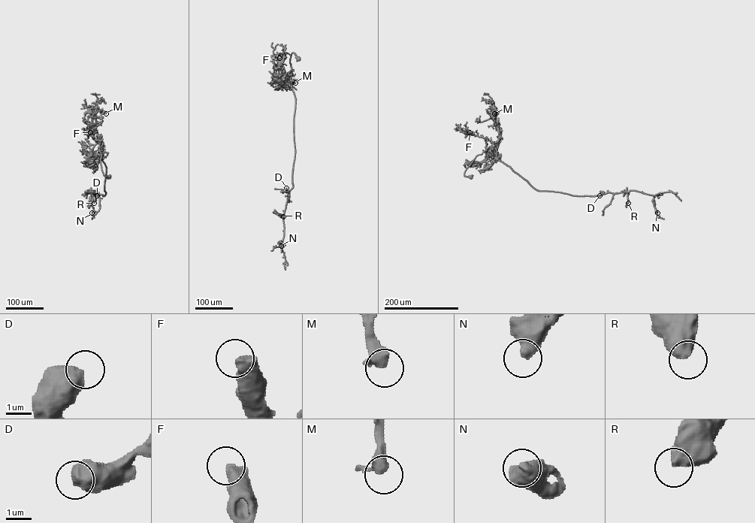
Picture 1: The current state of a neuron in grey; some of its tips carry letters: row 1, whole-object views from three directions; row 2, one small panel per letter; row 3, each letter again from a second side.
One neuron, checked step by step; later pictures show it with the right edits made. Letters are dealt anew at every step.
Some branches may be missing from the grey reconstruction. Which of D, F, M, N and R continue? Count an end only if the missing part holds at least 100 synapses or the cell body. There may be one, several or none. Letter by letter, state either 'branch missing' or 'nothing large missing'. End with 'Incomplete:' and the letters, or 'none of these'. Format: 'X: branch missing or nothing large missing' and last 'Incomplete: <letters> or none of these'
D: nothing large missing
F: branch missing
M: nothing large missing
N: nothing large missing
R: nothing large missing
Incomplete: F

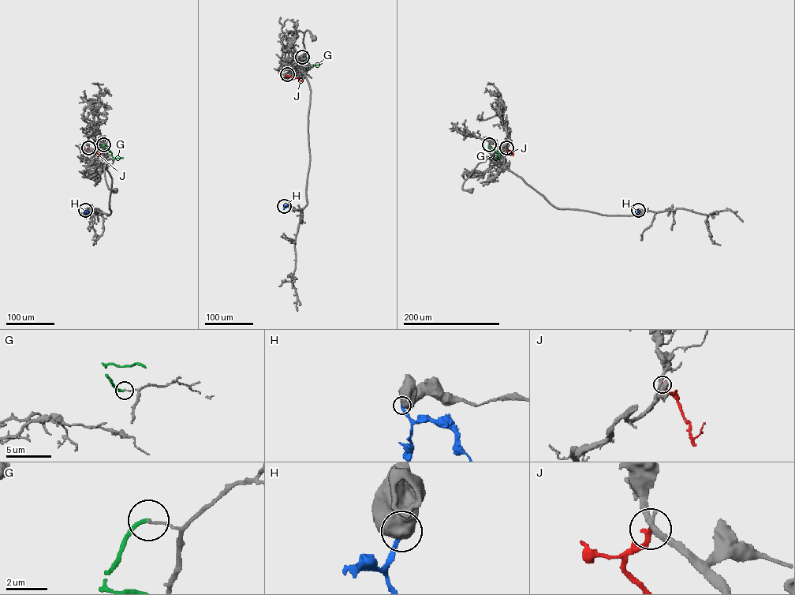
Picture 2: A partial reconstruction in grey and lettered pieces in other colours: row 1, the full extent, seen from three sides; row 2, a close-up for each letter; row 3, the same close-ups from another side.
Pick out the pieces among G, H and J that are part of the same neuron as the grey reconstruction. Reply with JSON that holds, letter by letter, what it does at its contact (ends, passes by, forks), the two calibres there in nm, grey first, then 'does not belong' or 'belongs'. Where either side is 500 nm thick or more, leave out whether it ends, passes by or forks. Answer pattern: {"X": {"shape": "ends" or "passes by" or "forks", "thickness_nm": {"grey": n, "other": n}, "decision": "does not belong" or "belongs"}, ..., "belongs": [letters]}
{"G": {"shape": "ends", "thickness_nm": {"grey": 100, "other": 170}, "decision": "does not belong"}, "H": {"thickness_nm": {"grey": 800, "other": 240}, "decision": "does not belong"}, "J": {"shape": "ends", "thickness_nm": {"grey": 280, "other": 280}, "decision": "does not belong"}, "belongs": []}

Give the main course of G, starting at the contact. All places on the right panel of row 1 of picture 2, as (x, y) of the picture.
G: (489, 144), (489, 147), (499, 155), (498, 159), (495, 158)

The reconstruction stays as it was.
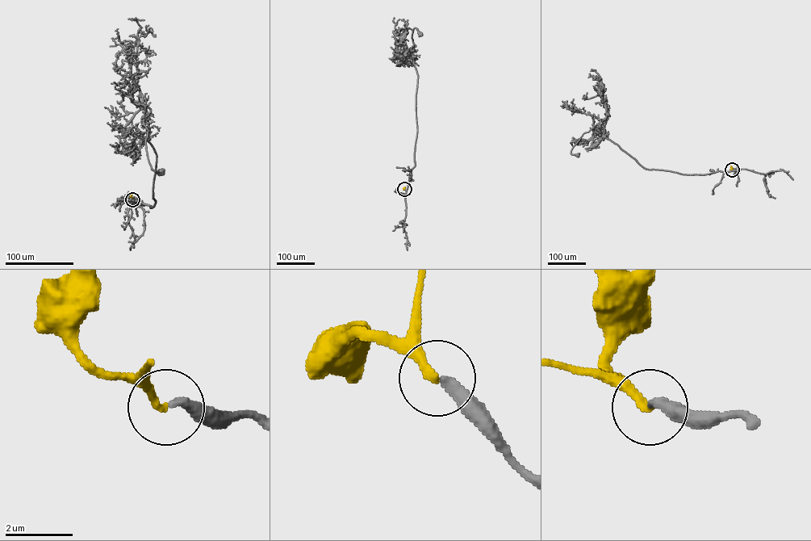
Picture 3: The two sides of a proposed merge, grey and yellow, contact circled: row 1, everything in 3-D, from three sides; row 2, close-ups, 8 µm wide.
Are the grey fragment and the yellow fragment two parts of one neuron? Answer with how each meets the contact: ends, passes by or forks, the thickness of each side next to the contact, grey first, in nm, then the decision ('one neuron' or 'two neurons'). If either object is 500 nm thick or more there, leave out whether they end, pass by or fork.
grey ends; yellow ends; calibres 320 and 240 nm; one neuron

